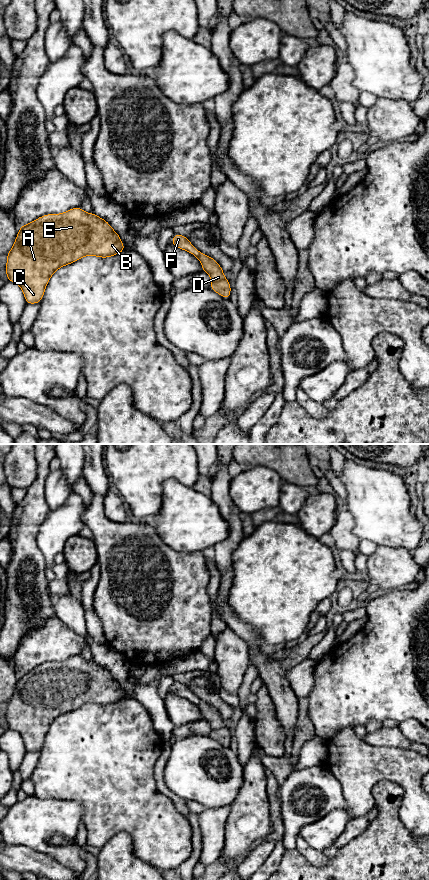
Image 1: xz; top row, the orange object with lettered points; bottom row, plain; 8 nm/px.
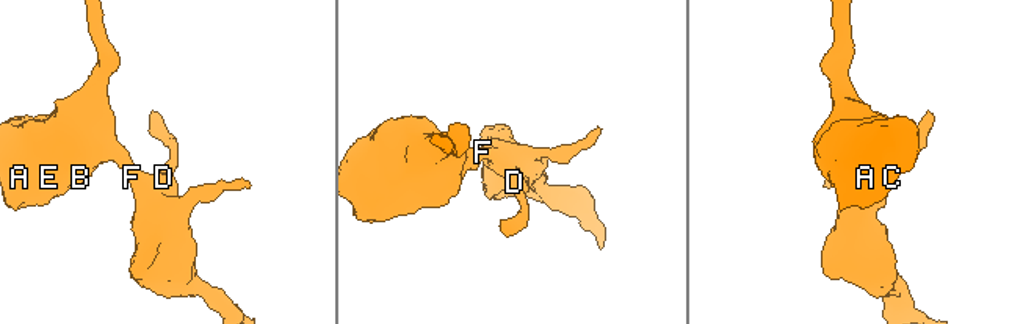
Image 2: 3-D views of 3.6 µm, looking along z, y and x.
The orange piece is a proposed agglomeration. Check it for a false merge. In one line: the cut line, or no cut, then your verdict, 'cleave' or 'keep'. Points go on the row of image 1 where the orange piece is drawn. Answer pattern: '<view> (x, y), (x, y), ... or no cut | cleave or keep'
no cut | keep

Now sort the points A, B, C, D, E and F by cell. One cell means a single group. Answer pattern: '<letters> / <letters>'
A B C D E F

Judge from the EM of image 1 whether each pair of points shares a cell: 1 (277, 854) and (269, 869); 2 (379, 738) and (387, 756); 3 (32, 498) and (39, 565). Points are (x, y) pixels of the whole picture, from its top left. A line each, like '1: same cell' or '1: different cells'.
1: same cell
2: different cells
3: same cell

